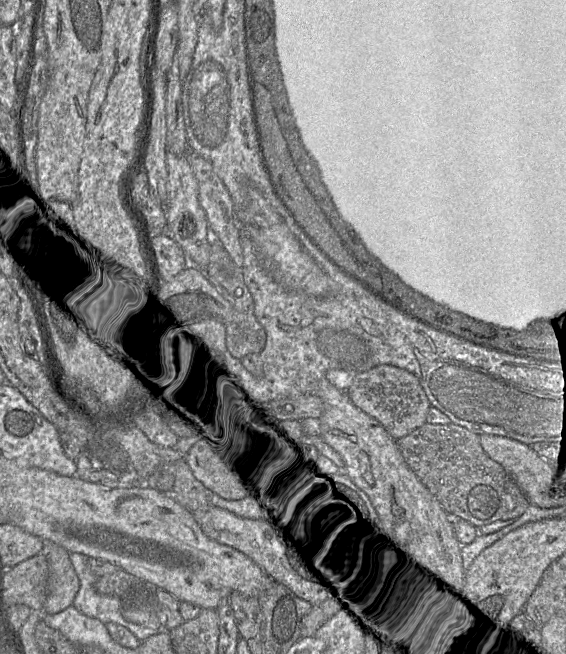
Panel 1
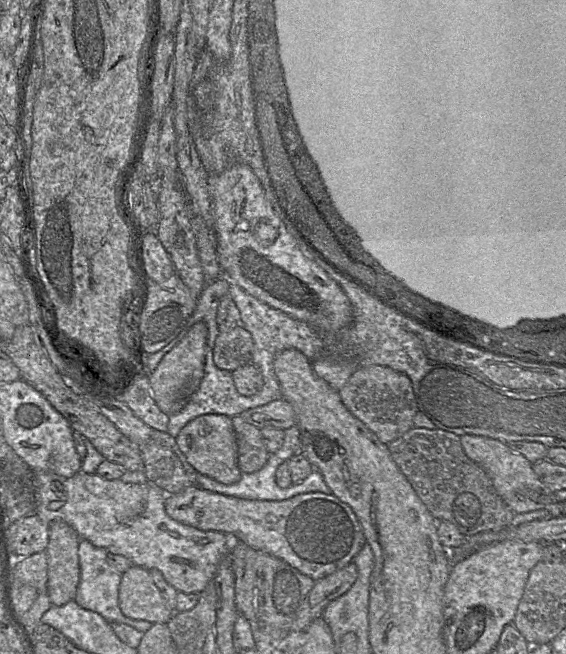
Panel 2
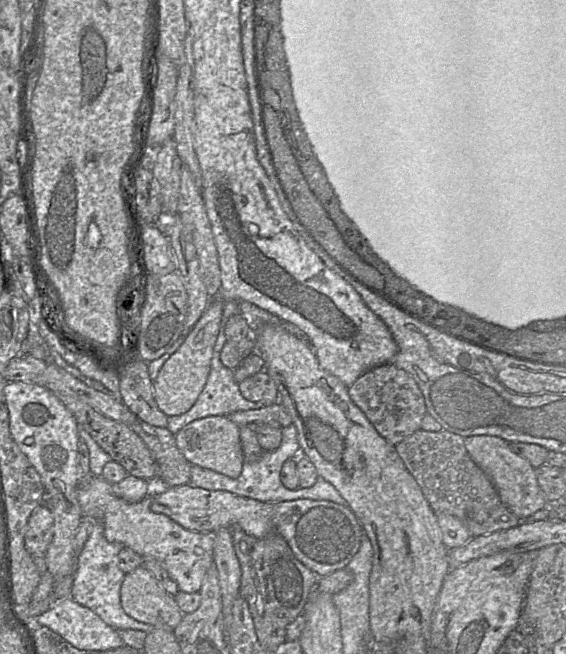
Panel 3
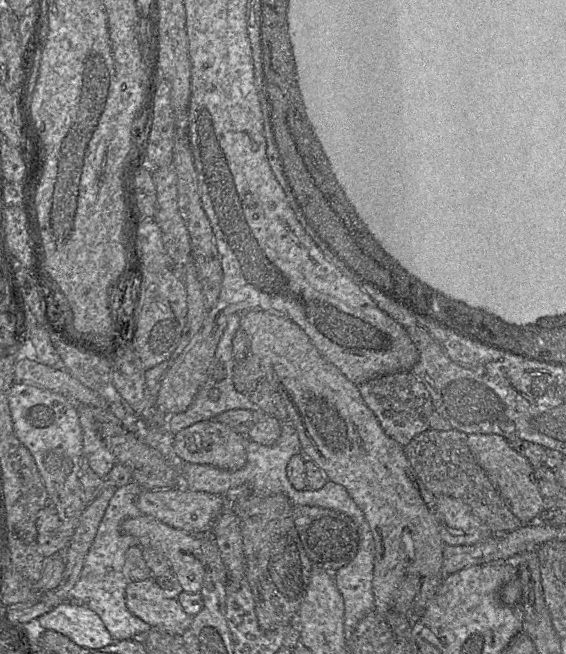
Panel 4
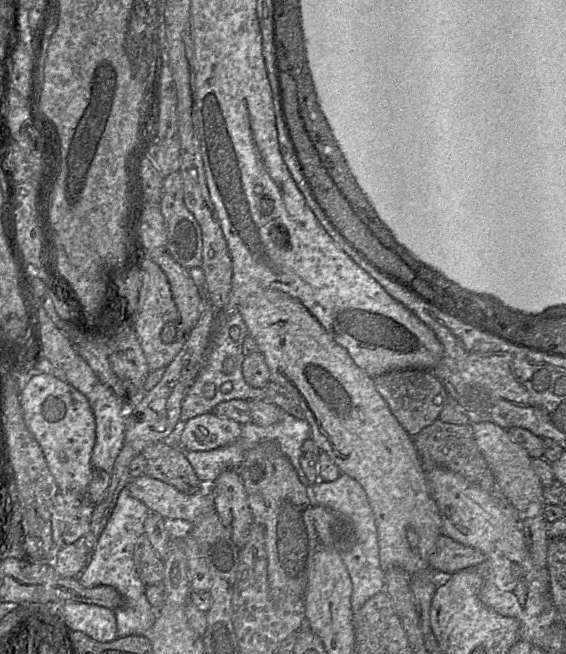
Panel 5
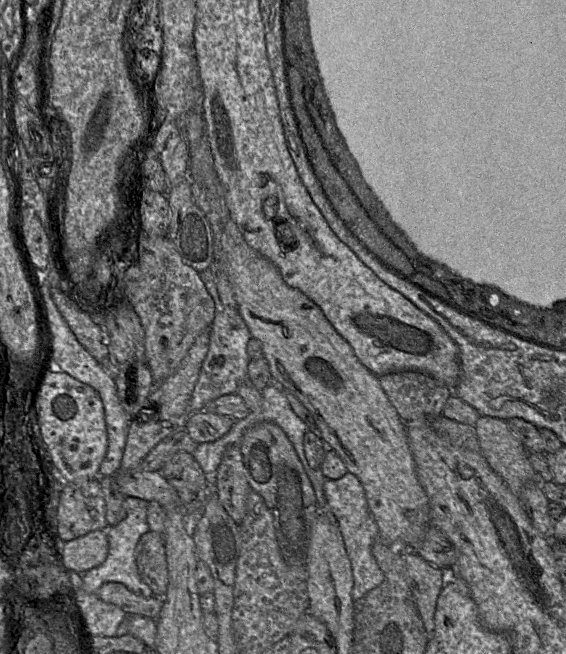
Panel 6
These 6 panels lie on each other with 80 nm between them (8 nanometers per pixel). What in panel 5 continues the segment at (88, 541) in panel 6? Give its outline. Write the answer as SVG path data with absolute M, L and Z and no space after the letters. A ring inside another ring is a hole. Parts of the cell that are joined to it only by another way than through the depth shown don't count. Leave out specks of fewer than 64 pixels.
M85 536L81 537L72 544L69 544L61 548L54 558L54 570L61 577L78 577L82 570L87 565L92 550L88 549L88 541L86 541Z

